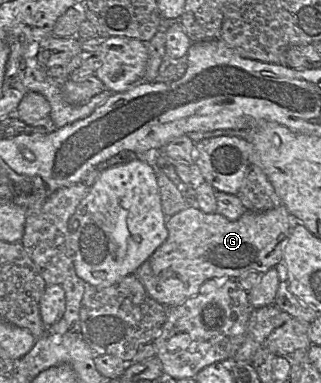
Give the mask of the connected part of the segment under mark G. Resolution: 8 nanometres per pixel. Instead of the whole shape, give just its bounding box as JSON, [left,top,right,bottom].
[135,204,290,307]

